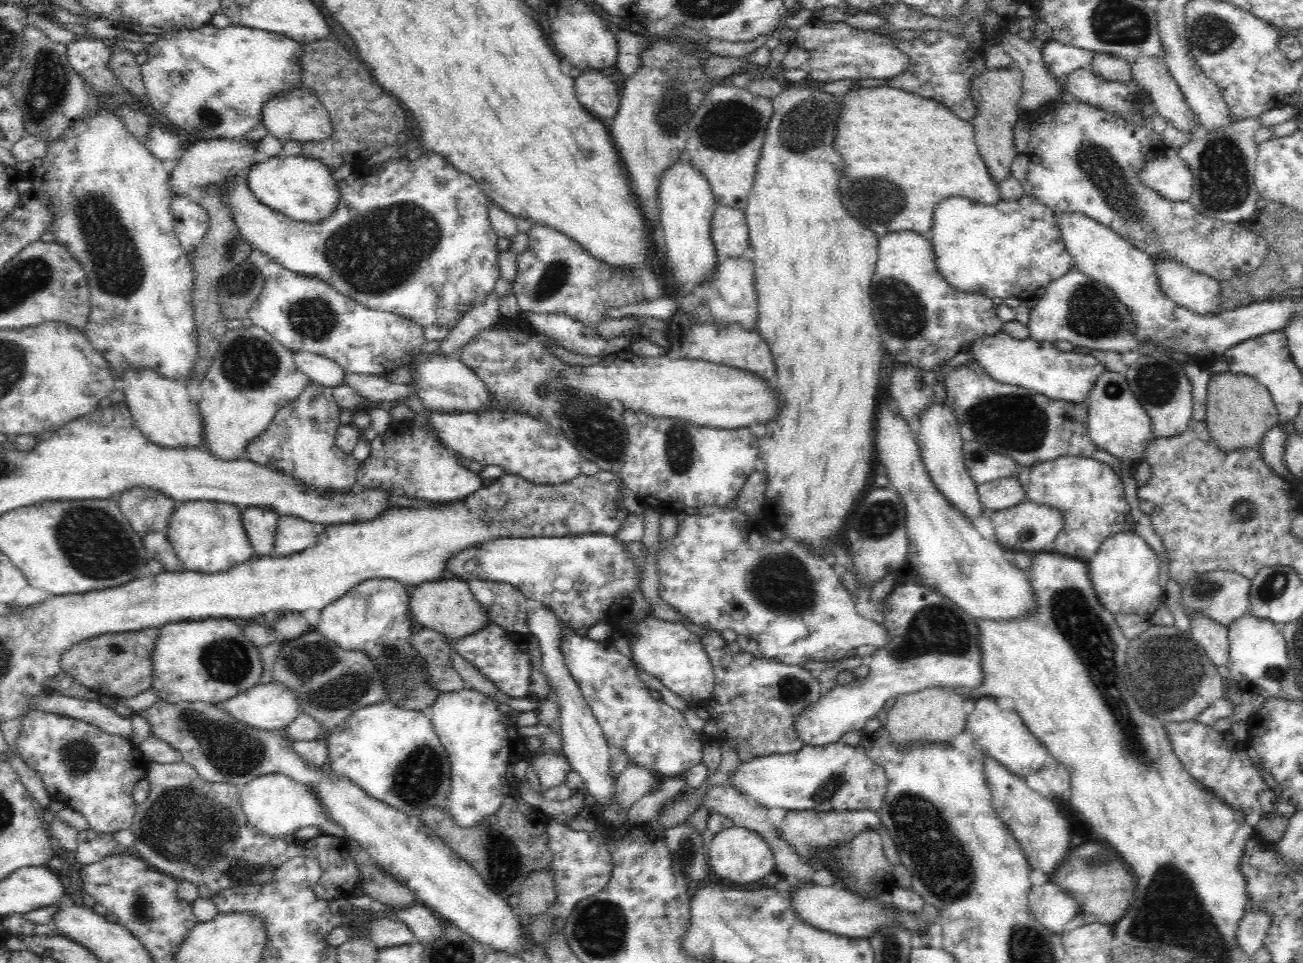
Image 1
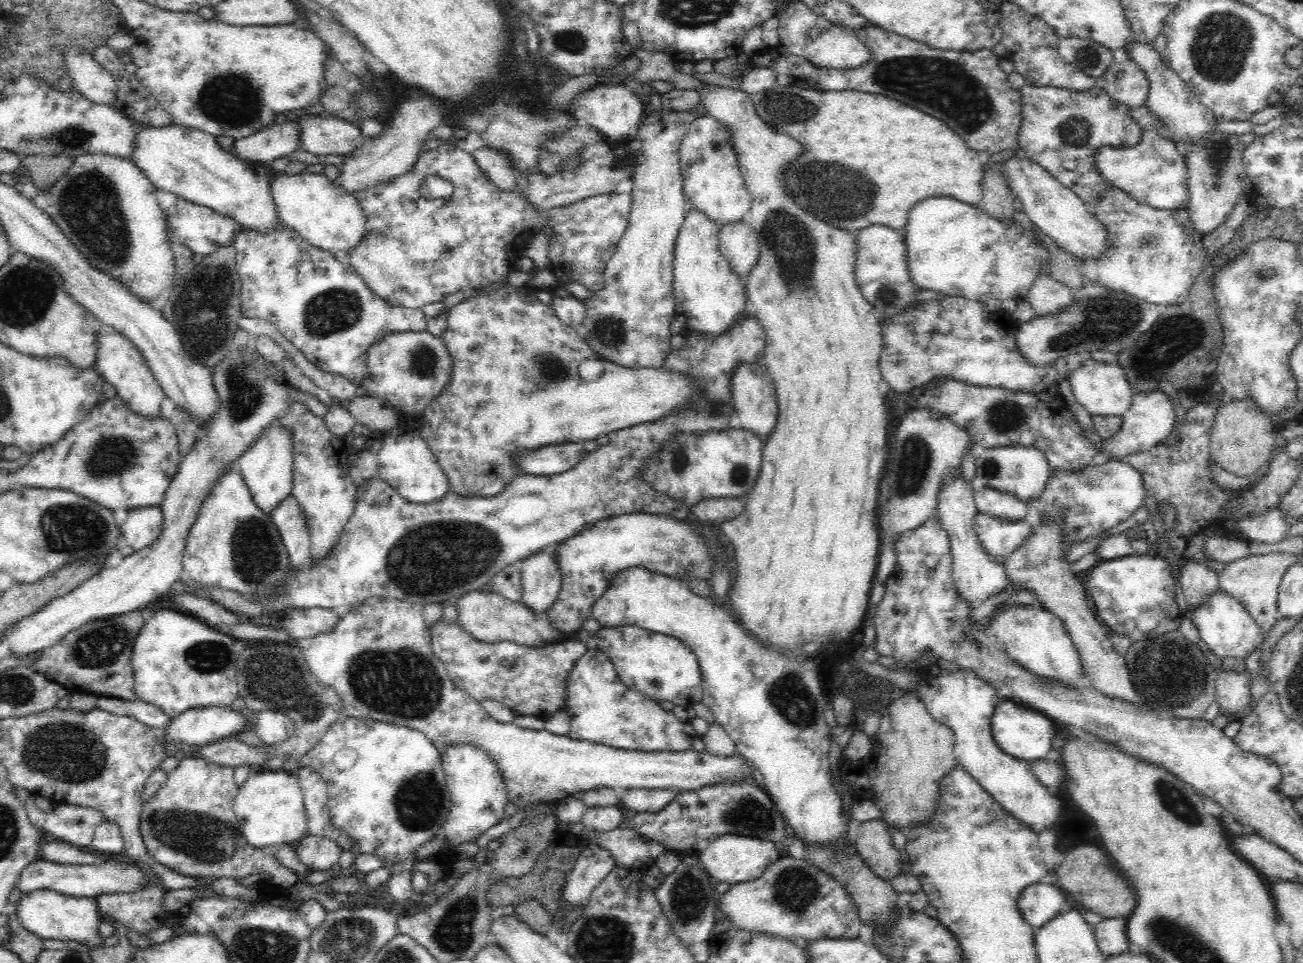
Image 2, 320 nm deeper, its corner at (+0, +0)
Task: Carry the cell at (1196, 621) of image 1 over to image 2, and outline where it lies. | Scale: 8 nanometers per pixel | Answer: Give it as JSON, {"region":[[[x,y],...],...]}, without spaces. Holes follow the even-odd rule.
{"region":[[[1190,560],[1179,569],[1179,580],[1189,606],[1200,604],[1206,596],[1219,589],[1218,572],[1205,562]]]}

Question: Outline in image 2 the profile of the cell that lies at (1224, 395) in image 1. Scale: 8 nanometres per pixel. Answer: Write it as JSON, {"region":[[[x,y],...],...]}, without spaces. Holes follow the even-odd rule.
{"region":[[[1228,400],[1218,408],[1211,430],[1210,454],[1219,468],[1234,476],[1252,476],[1256,474],[1268,460],[1271,460],[1273,449],[1278,438],[1279,429],[1272,419],[1256,407],[1254,401]]]}

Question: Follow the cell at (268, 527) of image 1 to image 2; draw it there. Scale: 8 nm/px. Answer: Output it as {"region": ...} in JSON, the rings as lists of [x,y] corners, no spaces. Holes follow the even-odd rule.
{"region":[[[277,422],[266,428],[265,432],[248,450],[238,456],[236,465],[241,470],[244,482],[250,489],[253,501],[265,512],[270,512],[291,493],[293,481],[293,447],[292,430]]]}

